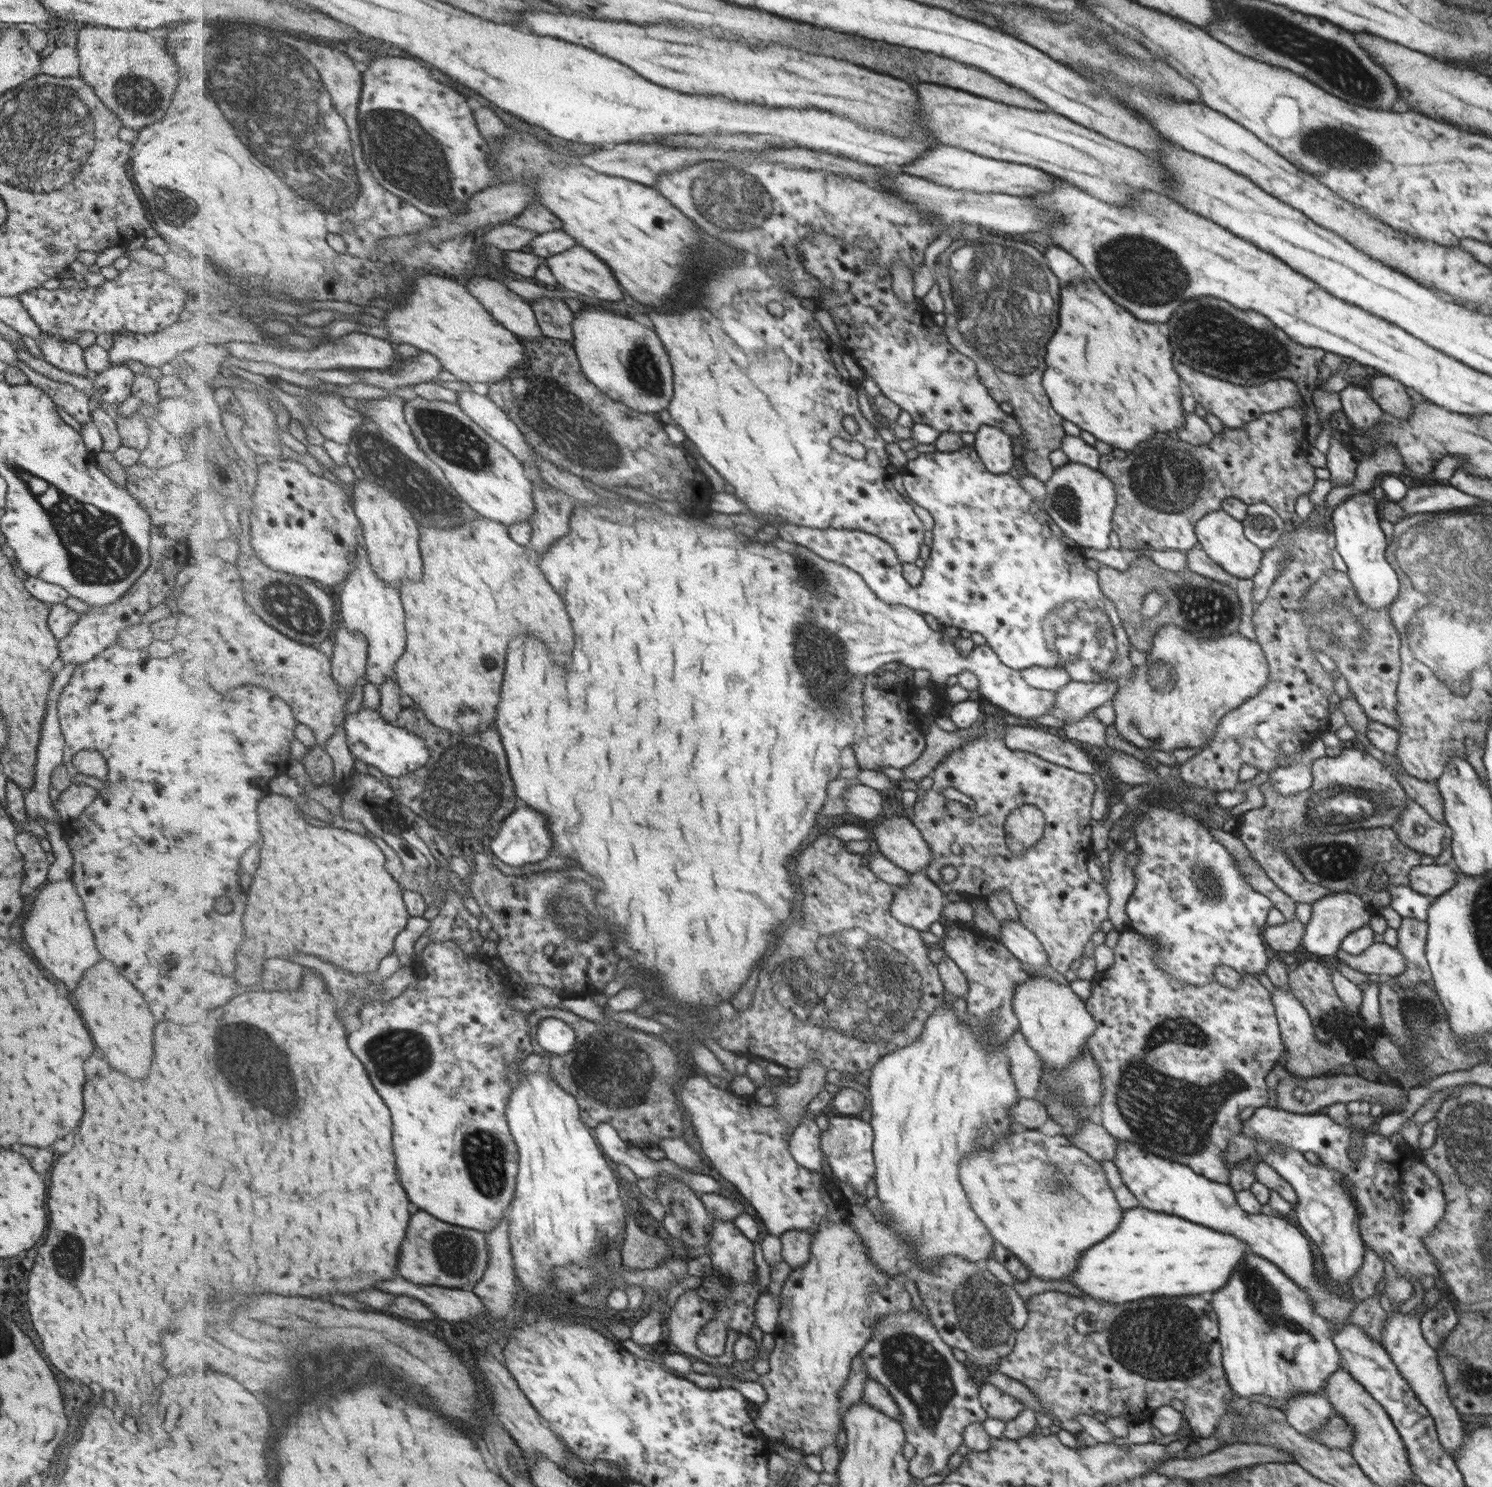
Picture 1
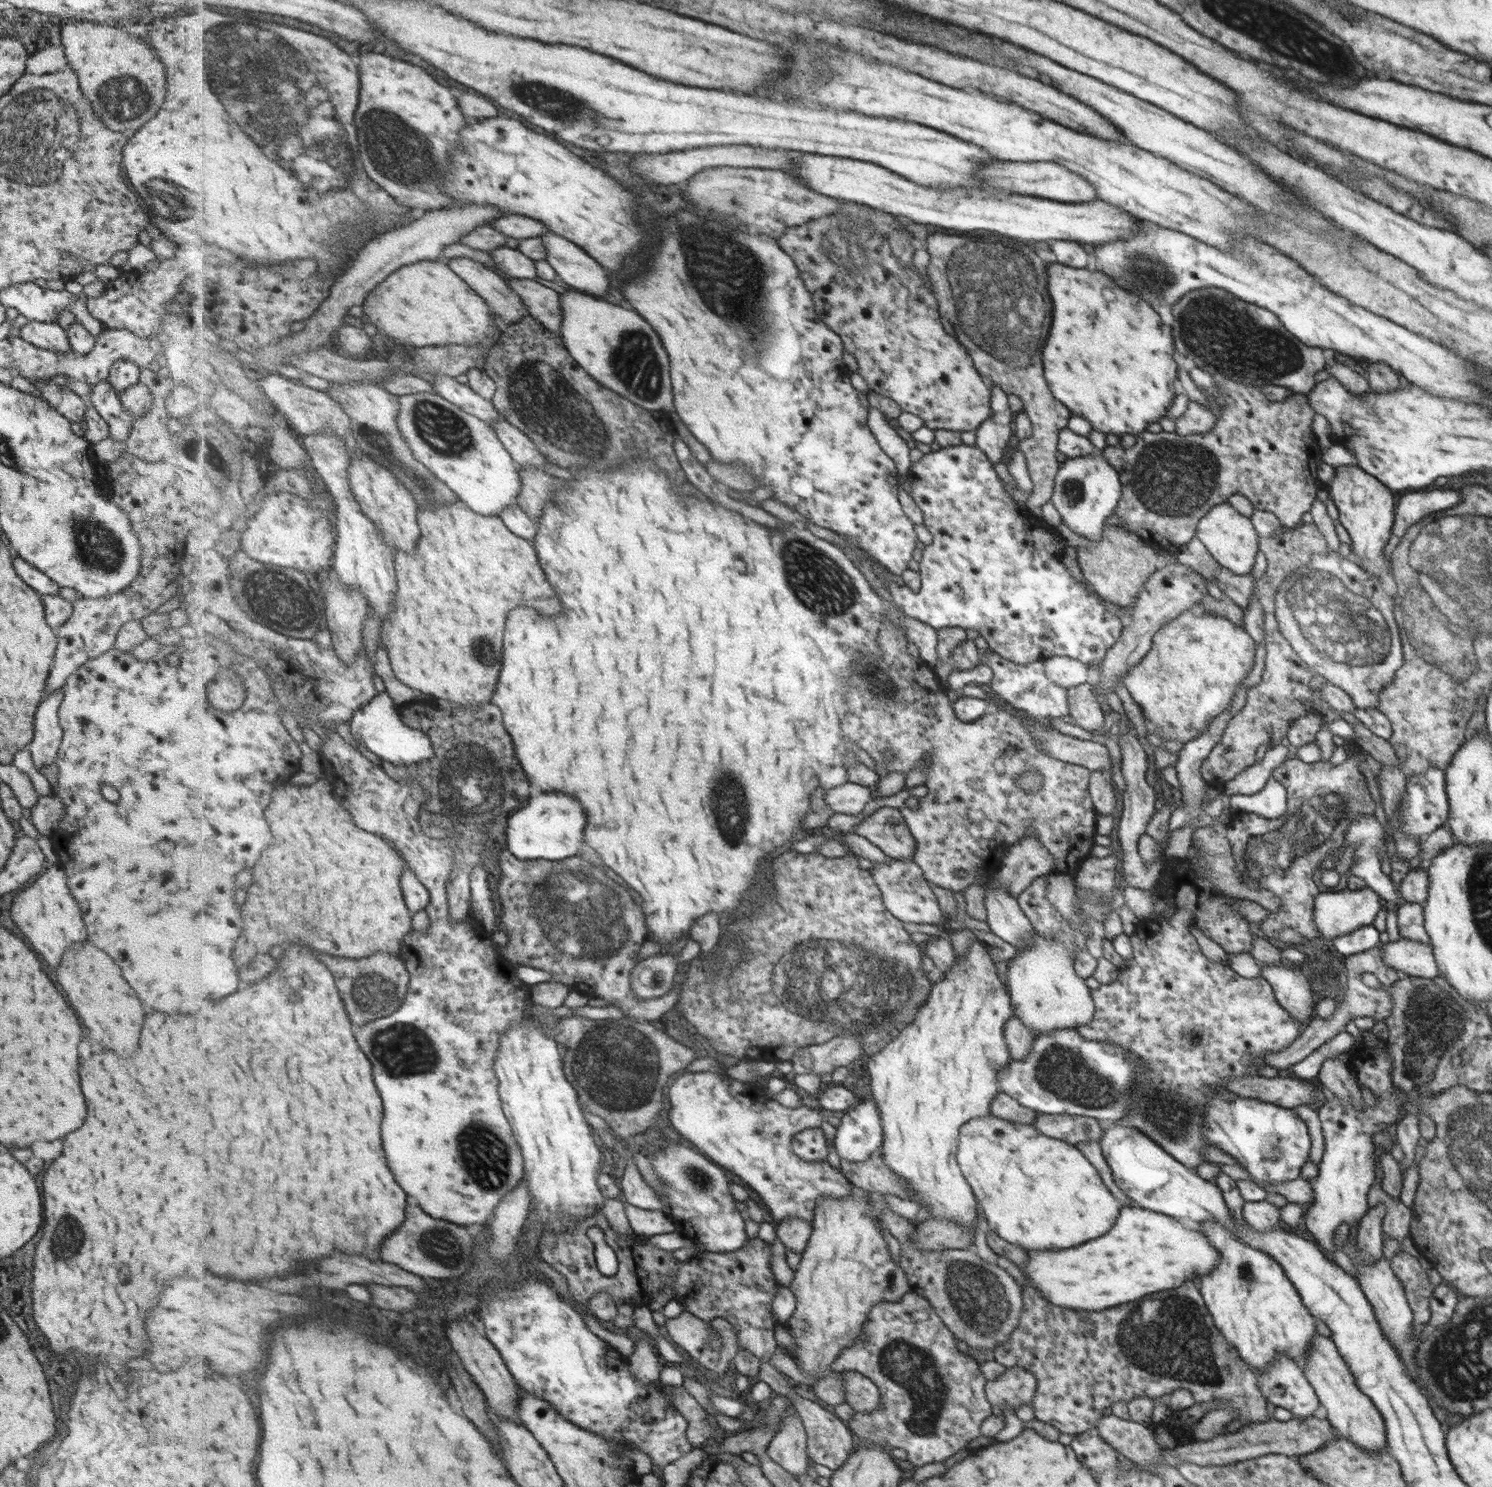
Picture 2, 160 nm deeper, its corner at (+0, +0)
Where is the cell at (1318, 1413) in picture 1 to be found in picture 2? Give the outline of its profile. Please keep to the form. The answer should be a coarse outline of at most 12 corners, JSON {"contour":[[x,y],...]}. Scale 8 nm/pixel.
{"contour":[[1281,1352],[1257,1378],[1266,1401],[1306,1420],[1319,1408],[1300,1366]]}

